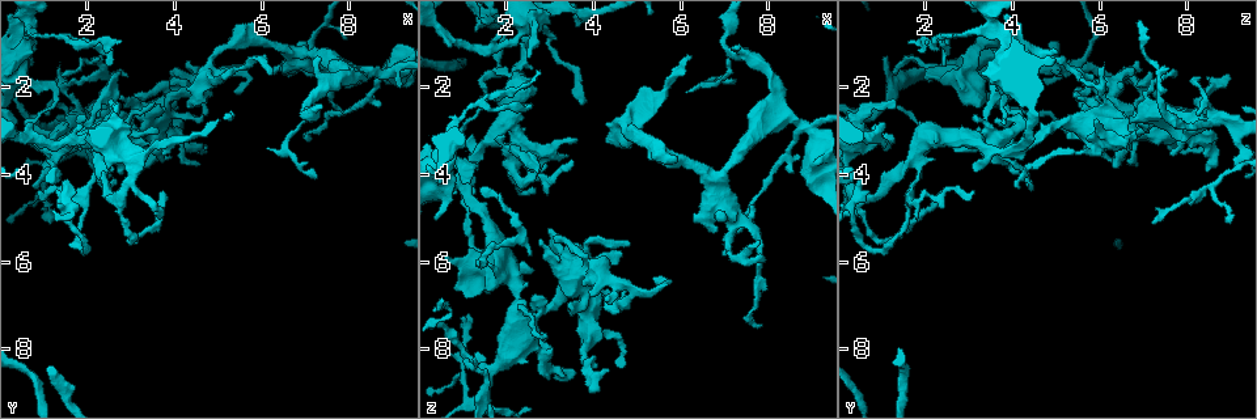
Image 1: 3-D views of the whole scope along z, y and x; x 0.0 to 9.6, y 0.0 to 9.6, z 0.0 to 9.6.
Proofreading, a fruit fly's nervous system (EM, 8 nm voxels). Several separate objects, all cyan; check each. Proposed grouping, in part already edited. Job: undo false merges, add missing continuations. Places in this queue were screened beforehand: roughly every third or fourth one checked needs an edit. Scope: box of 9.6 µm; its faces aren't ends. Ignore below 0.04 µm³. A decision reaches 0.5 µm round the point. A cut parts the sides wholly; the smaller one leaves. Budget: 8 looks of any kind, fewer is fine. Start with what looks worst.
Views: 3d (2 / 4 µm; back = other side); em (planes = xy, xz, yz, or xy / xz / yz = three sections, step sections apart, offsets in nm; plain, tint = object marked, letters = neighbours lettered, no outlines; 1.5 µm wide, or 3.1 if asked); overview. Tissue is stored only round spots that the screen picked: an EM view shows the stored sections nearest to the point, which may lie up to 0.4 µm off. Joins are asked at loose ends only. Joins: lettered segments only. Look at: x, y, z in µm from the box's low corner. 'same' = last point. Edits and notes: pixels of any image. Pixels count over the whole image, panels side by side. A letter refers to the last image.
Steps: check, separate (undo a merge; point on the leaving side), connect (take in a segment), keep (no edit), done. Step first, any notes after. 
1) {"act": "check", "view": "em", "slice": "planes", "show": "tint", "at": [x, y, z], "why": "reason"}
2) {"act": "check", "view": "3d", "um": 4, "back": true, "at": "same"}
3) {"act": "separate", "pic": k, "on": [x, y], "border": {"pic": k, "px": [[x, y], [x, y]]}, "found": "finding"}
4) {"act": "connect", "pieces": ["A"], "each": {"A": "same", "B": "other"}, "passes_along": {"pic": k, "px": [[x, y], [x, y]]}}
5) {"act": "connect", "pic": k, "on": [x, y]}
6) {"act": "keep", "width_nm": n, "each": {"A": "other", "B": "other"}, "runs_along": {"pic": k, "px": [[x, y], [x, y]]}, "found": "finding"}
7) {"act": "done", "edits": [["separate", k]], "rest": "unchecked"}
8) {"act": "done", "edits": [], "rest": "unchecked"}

{"act": "check", "view": "em", "slice": "yz", "step": 8, "show": "tint", "at": [0.75, 0.60, 3.45], "why": "four or more arms meet"}

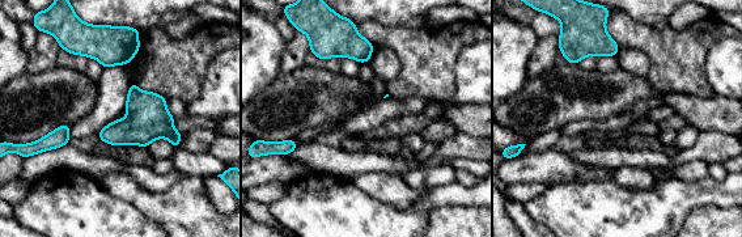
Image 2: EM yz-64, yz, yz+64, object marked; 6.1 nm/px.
{"act": "check", "view": "em", "slice": "planes", "show": "letters", "at": "same"}

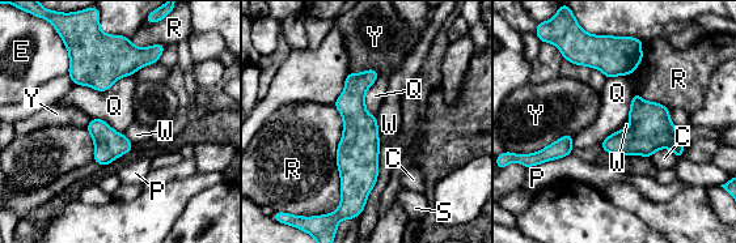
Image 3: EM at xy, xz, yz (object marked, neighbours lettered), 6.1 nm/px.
{"act": "keep", "each": {"C": "other", "E": "other", "P": "other", "Q": "other", "R": "other", "S": "other", "W": "other", "Y": "other"}, "border": {"pic": 3, "px": [[131, 75], [102, 92], [75, 85]]}, "found": "all the same neuron"}

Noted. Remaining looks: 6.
{"act": "check", "view": "em", "slice": "planes", "show": "letters", "at": [8.80, 1.65, 2.90]}

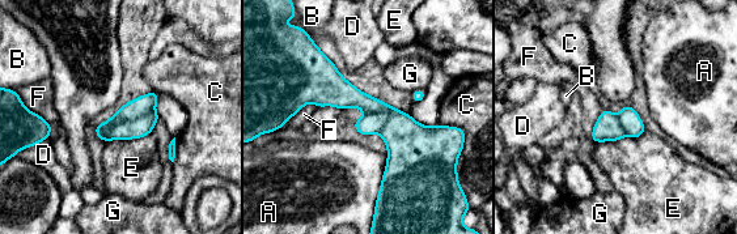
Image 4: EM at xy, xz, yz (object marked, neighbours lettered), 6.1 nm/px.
{"act": "separate", "pic": 4, "on": [144, 103], "width_nm": 180, "longest_contact_nm": ["A", 340], "each": {"A": "other", "B": "other", "C": "other", "D": "other", "E": "other", "F": "other", "G": "other"}, "found": "two neurons meet here"}

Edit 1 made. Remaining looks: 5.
{"act": "check", "view": "em", "slice": "yz", "step": 4, "show": "tint", "at": [2.75, 0.95, 1.65], "why": "branch stops here"}

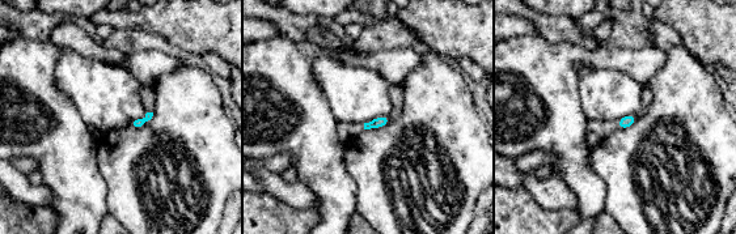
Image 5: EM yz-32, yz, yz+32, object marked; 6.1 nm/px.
{"act": "check", "view": "em", "slice": "planes", "show": "letters", "at": "same", "why": "cut it another way"}

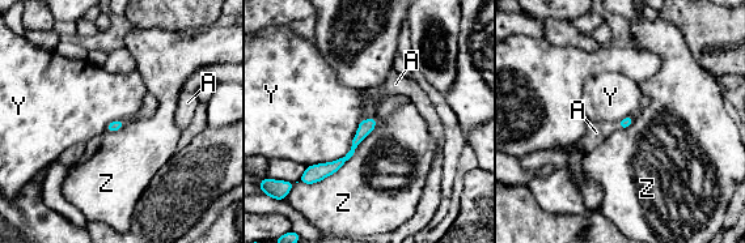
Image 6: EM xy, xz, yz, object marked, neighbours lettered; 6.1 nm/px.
{"act": "connect", "pieces": ["A"], "each": {"A": "same", "Y": "other", "Z": "other"}, "found": "it goes on there"}

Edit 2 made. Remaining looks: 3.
{"act": "done", "edits": [["separate", 4], ["connect", 6]], "rest": "unchecked"}

